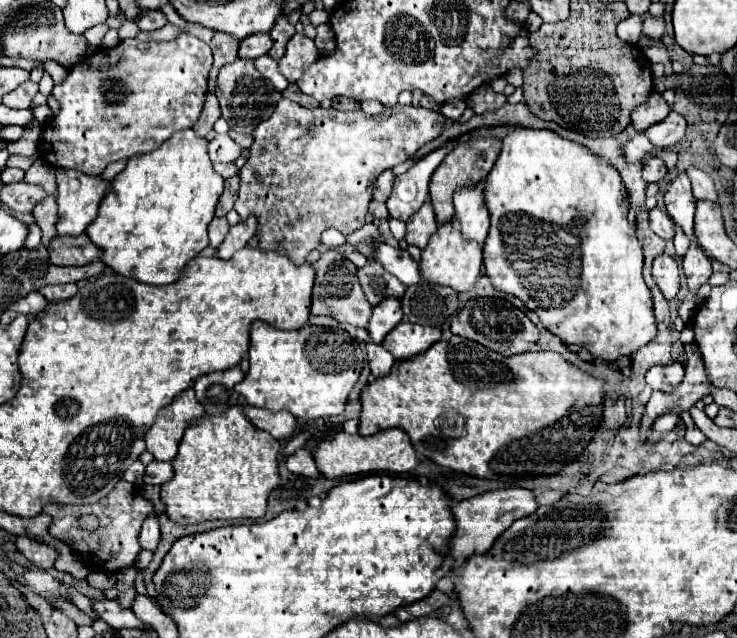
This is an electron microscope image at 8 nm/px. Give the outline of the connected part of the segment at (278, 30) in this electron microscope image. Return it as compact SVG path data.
M281 15L281 19L277 19L277 27L273 27L273 31L269 33L271 39L273 39L273 47L269 51L269 55L279 61L285 53L285 45L287 41L295 35L295 27L289 23L289 19L285 15Z

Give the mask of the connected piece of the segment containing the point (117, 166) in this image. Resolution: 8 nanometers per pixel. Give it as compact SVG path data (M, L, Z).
M128 158L111 163L106 167L100 177L105 180L112 180L118 173L120 173L125 168L127 161Z

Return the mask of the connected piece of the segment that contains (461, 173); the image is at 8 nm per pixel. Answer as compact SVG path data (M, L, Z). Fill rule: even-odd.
M481 135L481 137L463 137L453 151L443 159L443 163L437 167L437 171L431 177L431 185L429 185L429 195L431 195L431 203L435 207L435 217L437 223L443 225L453 217L453 191L457 187L465 187L471 181L481 181L485 179L485 175L493 169L493 163L497 161L497 155L501 153L501 139L495 135Z

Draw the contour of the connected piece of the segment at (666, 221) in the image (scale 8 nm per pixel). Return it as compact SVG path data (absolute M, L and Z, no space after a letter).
M655 207L655 209L649 211L649 225L651 225L651 229L653 229L661 239L665 239L665 241L673 239L673 235L675 235L673 221L671 221L669 215L667 215L665 211L661 211L659 207Z

